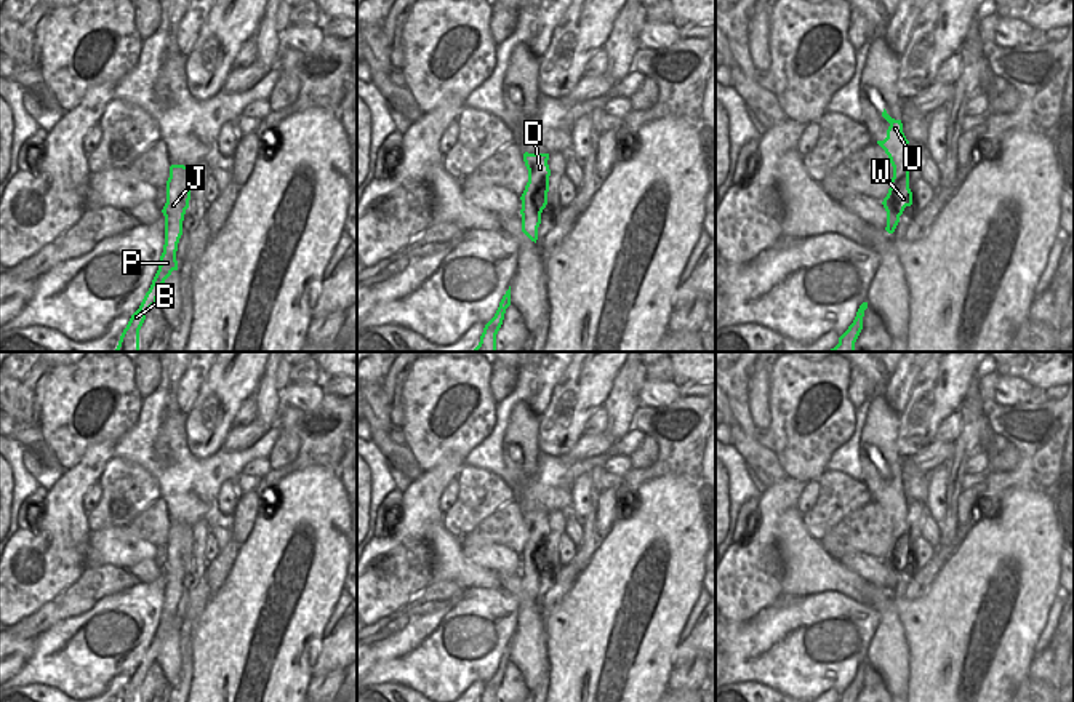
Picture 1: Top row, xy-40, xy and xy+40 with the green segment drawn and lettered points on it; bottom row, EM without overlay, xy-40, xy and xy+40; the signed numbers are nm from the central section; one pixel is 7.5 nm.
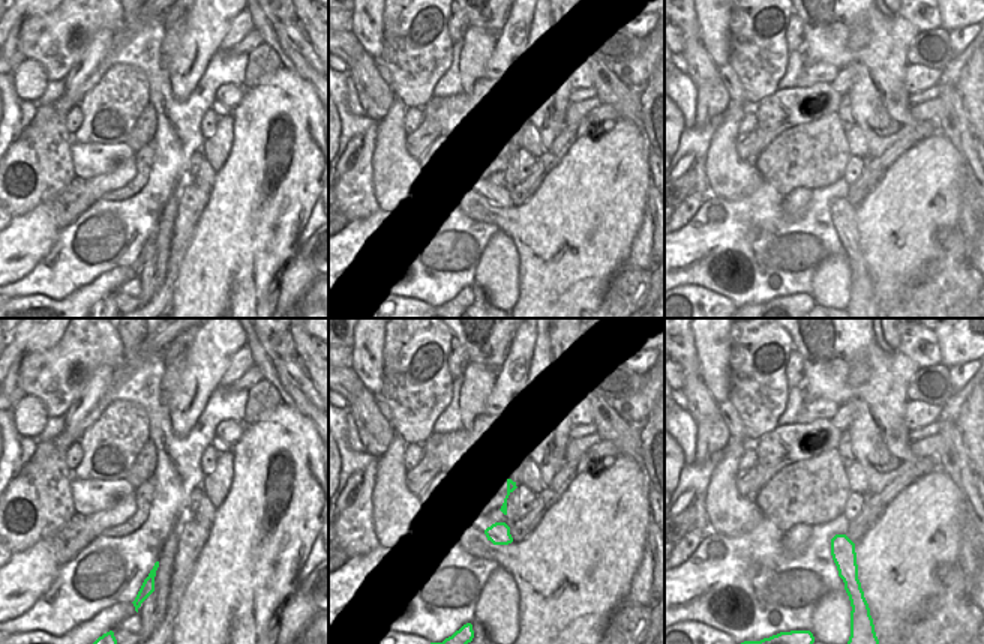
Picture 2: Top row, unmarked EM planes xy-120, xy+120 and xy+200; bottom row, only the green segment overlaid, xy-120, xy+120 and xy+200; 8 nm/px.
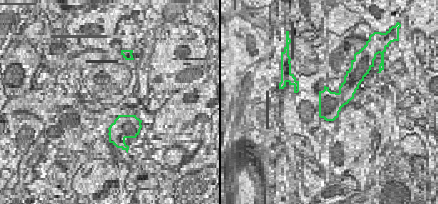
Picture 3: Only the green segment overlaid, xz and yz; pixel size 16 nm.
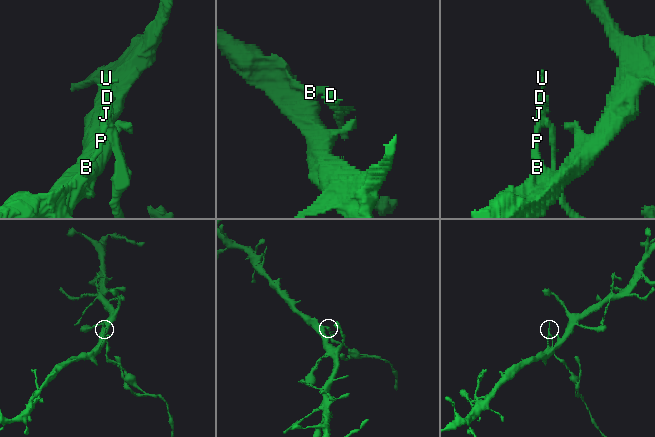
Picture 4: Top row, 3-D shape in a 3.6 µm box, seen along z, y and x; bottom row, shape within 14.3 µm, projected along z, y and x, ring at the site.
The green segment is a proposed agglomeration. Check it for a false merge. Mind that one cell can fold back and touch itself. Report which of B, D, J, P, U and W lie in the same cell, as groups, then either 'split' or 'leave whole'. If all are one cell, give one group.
B D J P U / W; split

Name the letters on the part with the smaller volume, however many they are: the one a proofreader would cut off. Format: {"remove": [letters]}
{"remove": ["W"]}

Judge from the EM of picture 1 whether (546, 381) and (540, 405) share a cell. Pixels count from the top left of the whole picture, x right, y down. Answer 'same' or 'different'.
same

